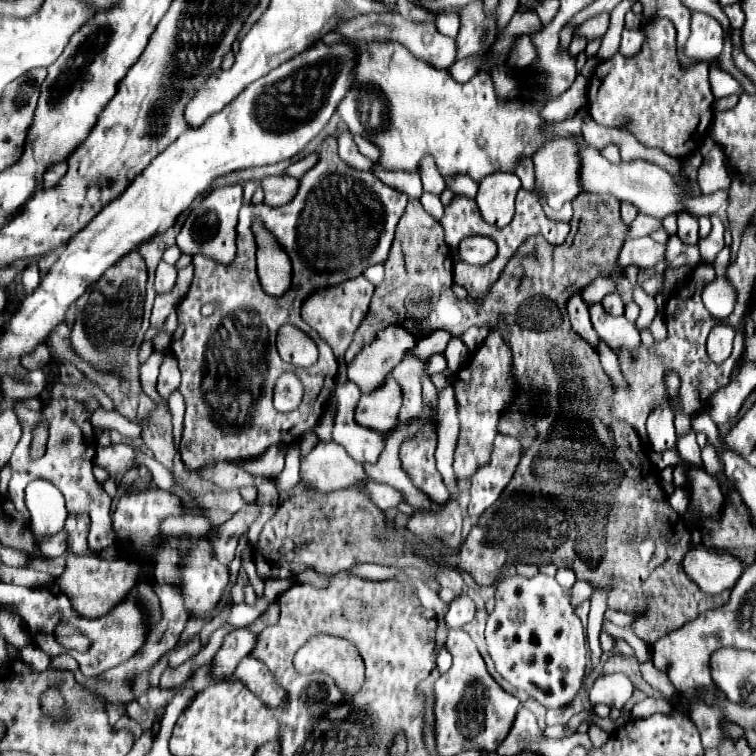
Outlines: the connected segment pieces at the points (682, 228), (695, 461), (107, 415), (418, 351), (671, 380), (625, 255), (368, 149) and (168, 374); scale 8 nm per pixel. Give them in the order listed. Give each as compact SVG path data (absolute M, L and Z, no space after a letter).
M679 215L677 217L677 237L683 243L697 243L697 239L699 239L697 217L693 217L693 215Z
M693 431L677 441L677 451L679 451L681 459L683 459L687 465L691 465L693 469L703 469L701 449L699 449L699 445L697 445L697 441L695 441L695 433L693 433Z
M103 408L95 411L91 416L91 424L95 431L115 429L126 437L138 438L142 433L142 426L134 423L116 411L106 411Z
M435 331L435 333L427 335L427 337L417 339L417 343L415 343L415 347L411 349L411 353L417 355L417 357L421 357L421 359L429 359L433 353L443 353L449 339L451 339L449 333L445 333L445 331Z
M671 371L671 373L667 373L667 375L665 375L665 385L667 385L667 391L669 391L669 395L673 397L673 403L675 403L675 405L679 405L679 401L677 401L679 383L681 383L681 381L679 381L679 375L677 375L677 373L673 373L673 371Z
M650 236L628 240L620 251L618 265L621 268L629 264L640 268L655 267L665 260L665 245L653 241Z
M360 135L354 136L354 142L357 143L358 150L367 157L367 159L371 159L373 163L375 161L379 161L379 155L381 155L381 151L371 143L371 141L367 141L365 137Z
M169 355L169 359L165 359L161 365L161 375L159 375L159 383L157 383L159 397L167 403L169 395L179 389L179 383L181 383L181 373L177 369L177 361L173 355Z

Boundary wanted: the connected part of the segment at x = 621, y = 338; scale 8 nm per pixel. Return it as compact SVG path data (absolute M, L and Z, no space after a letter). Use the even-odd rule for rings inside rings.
M591 303L589 305L589 315L593 329L601 339L605 339L613 349L625 345L625 347L637 347L641 343L639 331L635 329L633 323L629 323L625 317L613 317L607 315L601 303Z

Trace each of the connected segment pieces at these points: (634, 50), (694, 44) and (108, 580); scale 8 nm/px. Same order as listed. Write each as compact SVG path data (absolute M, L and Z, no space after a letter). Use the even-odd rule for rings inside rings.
M623 29L621 33L621 45L619 45L619 53L625 55L625 57L631 57L631 55L637 55L639 53L639 47L643 45L643 31L641 29Z
M705 13L691 15L691 35L683 47L683 55L691 61L711 63L723 49L723 27Z
M89 559L83 563L67 563L58 584L61 591L71 599L73 607L83 617L97 617L105 615L111 607L119 605L121 599L135 587L139 567L135 561L129 559L117 559L117 561L105 561L105 559Z

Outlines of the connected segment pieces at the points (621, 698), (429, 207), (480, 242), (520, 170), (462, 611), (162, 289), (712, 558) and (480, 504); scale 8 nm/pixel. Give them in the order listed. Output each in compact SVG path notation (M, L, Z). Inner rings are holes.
M623 673L601 675L595 679L589 691L589 701L591 705L603 703L607 707L621 709L631 699L631 693L633 693L633 683Z
M423 193L421 195L421 205L423 205L423 209L433 217L433 219L441 219L443 217L443 205L441 205L441 201L439 201L439 197L437 195L431 195L431 193Z
M465 237L457 247L457 261L469 265L487 265L495 255L497 247L487 237Z
M523 157L519 159L517 167L515 167L515 175L521 179L523 183L523 189L529 191L529 193L535 193L535 175L533 175L533 163L529 157Z
M461 595L455 601L449 603L449 613L447 613L447 625L451 629L459 629L465 623L469 623L475 617L475 603L471 597Z
M159 263L157 267L157 277L155 277L155 289L157 293L167 293L173 289L175 285L175 279L177 279L177 269L173 265L167 265L167 263Z
M695 545L687 551L683 569L701 587L701 591L717 595L737 583L745 565L729 553L713 551L705 545Z
M505 435L495 437L489 463L479 467L470 479L471 501L468 507L473 521L479 519L481 513L499 499L517 469L519 457L521 445L517 439Z

